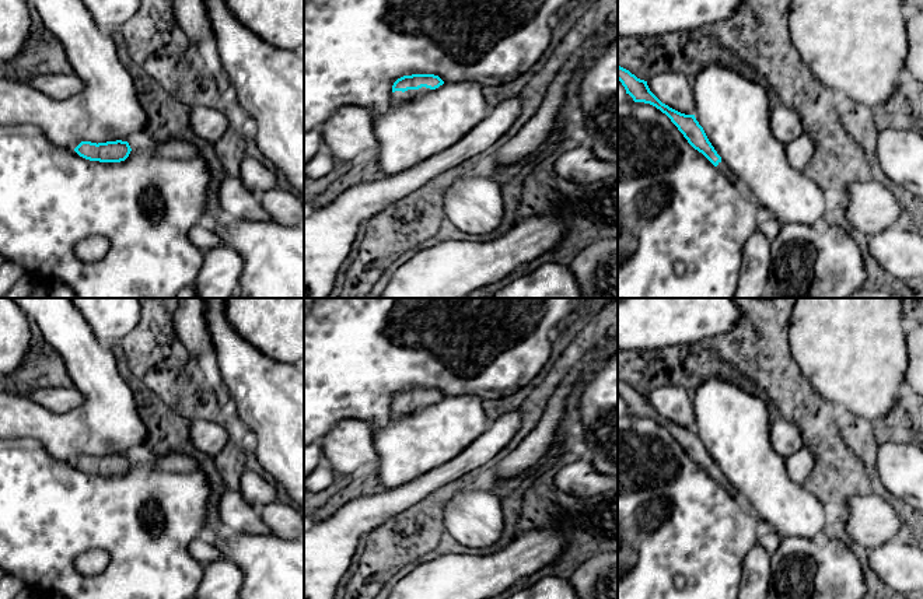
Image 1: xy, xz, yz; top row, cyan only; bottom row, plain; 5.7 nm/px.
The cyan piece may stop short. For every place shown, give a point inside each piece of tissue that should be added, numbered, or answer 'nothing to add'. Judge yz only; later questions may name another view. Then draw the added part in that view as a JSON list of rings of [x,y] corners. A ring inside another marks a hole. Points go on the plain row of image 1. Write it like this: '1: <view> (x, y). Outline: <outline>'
1: yz (722, 480). Outline: [[[723,474],[719,476],[717,483],[723,486],[733,497],[738,498],[735,488]]]

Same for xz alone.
1: xz (398, 409). Outline: [[[422,400],[419,403],[408,403],[405,406],[402,404],[395,404],[392,406],[392,413],[395,413],[396,416],[405,416],[405,414],[410,414],[413,411],[417,411],[420,409],[424,409],[427,406],[431,406],[433,403]]]

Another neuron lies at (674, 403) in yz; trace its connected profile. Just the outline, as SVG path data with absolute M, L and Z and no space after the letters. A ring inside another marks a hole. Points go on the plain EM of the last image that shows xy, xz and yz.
M661 386L647 395L650 404L669 421L695 427L693 397L682 386Z

